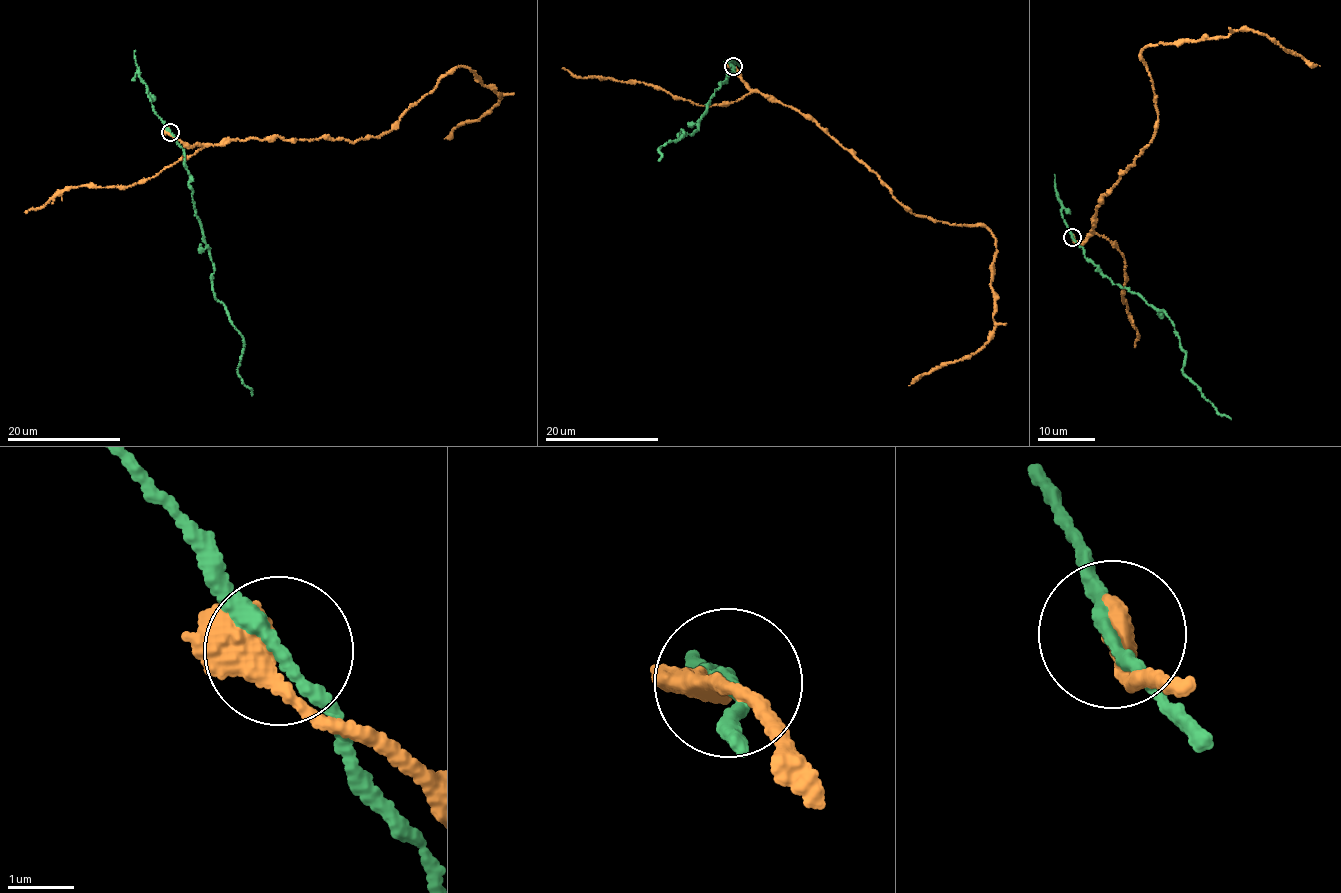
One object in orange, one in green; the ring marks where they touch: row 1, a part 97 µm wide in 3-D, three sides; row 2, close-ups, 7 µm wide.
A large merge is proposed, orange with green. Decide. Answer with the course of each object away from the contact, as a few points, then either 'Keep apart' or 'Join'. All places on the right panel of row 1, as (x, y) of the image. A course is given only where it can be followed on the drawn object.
Course of orange: (1072, 237), (1087, 240), (1104, 195), (1155, 131), (1144, 48), (1242, 29), (1320, 66). Course of green: (1072, 237), (1084, 256), (1115, 284), (1132, 291), (1165, 313), (1186, 353), (1183, 374), (1215, 409), (1231, 419). Keep apart

